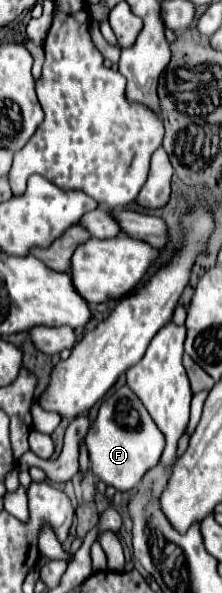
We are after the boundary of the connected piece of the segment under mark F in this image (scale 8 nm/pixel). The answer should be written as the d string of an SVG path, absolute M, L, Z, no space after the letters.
M123 385L113 395L103 399L99 413L85 437L85 445L89 449L91 471L105 485L115 487L117 491L131 491L141 483L145 471L159 463L165 449L165 435L153 423L141 399L137 399L137 395Z

